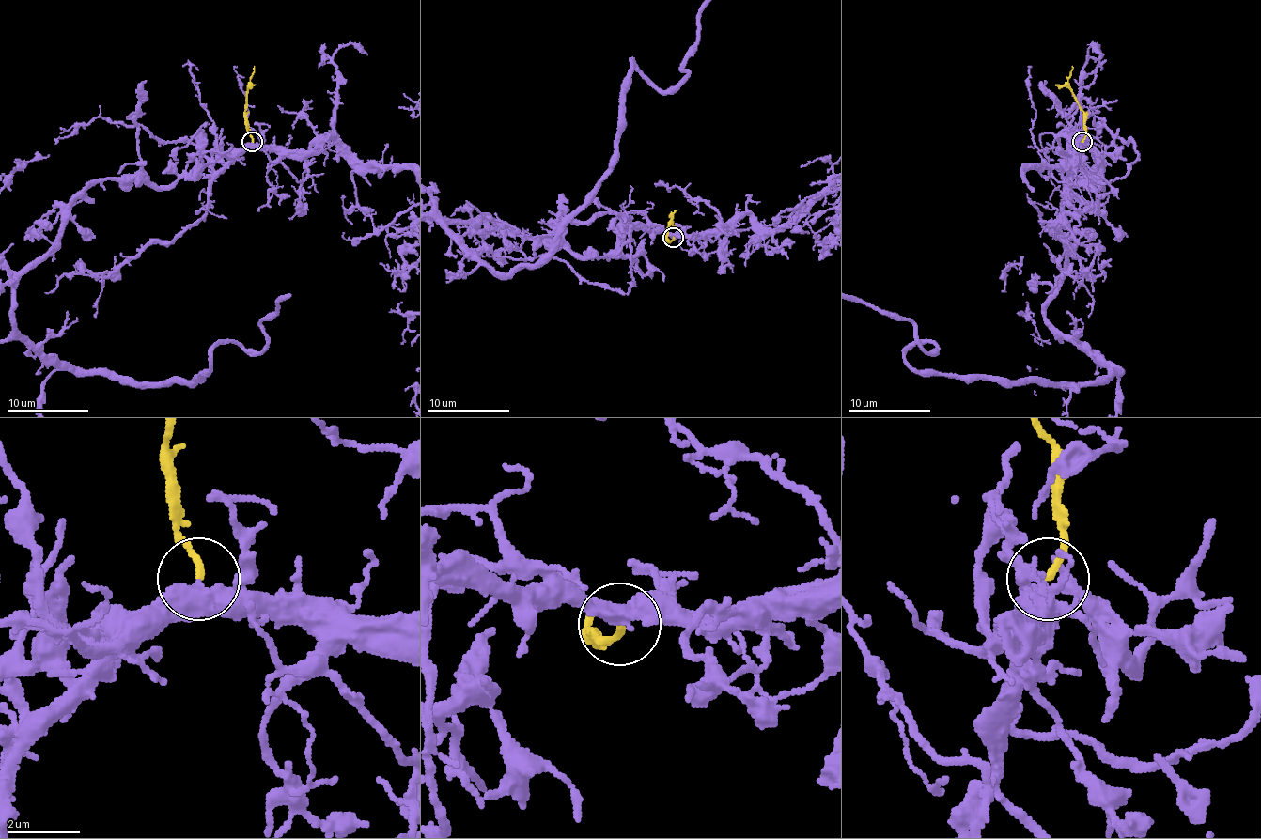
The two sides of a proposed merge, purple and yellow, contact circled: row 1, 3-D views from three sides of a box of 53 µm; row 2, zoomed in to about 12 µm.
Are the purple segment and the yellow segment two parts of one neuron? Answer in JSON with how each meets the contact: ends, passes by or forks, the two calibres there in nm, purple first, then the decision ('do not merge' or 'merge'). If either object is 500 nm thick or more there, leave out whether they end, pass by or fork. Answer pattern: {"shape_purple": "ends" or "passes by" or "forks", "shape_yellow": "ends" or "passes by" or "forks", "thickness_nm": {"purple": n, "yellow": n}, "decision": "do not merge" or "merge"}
{"shape_purple": "passes by", "shape_yellow": "ends", "thickness_nm": {"purple": 480, "yellow": 170}, "decision": "merge"}

